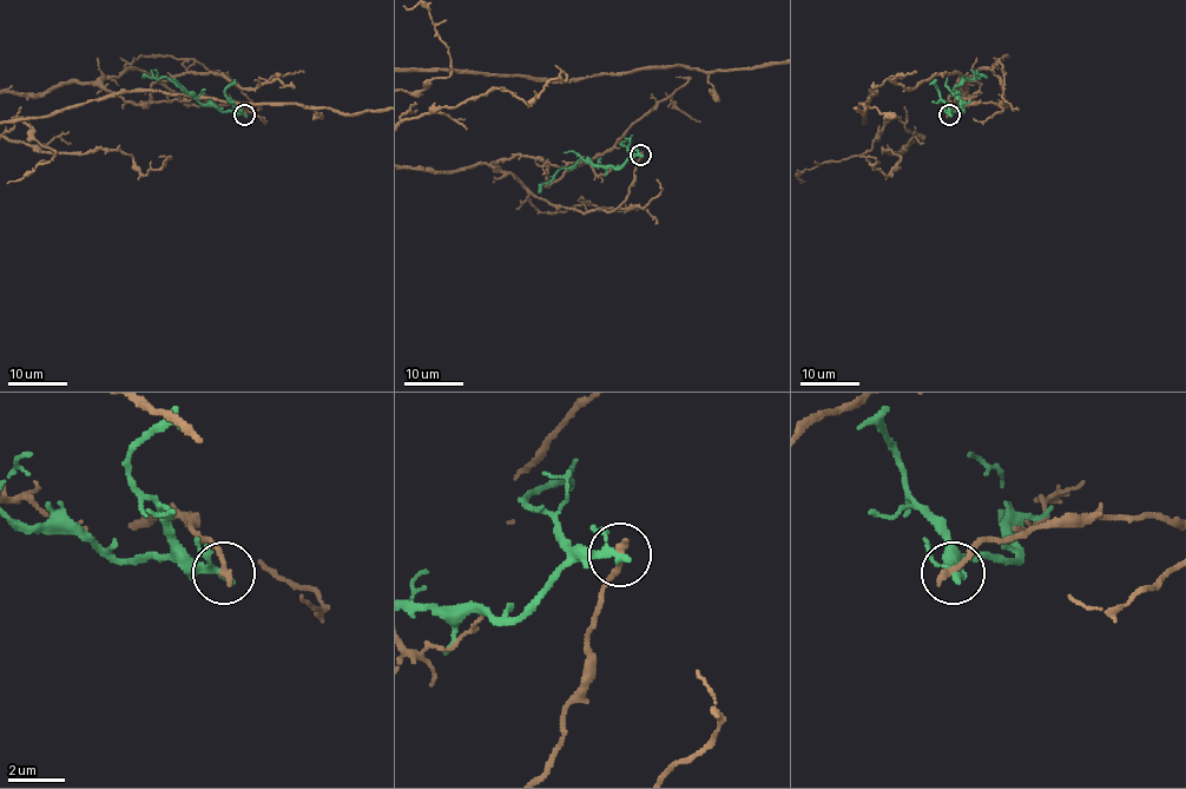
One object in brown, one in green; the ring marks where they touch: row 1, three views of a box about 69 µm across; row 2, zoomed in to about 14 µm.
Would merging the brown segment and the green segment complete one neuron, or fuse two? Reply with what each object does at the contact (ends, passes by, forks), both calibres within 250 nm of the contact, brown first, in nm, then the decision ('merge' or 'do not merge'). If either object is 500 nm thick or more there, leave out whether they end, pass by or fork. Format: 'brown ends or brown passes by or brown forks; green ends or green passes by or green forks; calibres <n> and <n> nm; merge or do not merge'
brown ends; green passes by; calibres 280 and 220 nm; do not merge

